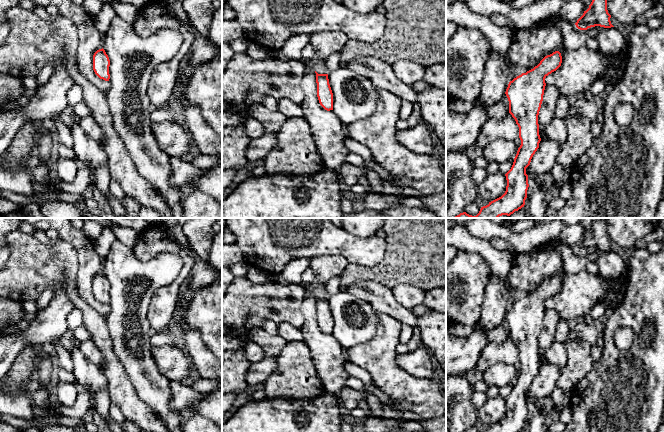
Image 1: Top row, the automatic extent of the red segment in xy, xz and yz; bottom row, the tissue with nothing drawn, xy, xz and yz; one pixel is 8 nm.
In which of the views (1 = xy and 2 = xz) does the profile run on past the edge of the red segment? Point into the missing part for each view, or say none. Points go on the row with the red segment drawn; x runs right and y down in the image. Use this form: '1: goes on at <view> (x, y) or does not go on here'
1: does not go on here
2: does not go on here

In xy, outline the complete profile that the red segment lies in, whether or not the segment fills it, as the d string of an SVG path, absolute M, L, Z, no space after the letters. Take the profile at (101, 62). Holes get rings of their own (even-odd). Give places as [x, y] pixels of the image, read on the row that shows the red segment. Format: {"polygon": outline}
{"polygon": "M103 48L97 50L93 55L93 70L95 74L100 79L109 81L110 79L109 66L110 60L105 50Z"}

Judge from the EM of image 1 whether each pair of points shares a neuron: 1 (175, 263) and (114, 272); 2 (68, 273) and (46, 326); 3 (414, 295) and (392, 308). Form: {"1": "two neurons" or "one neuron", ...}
{"1": "one neuron", "2": "two neurons", "3": "two neurons"}

